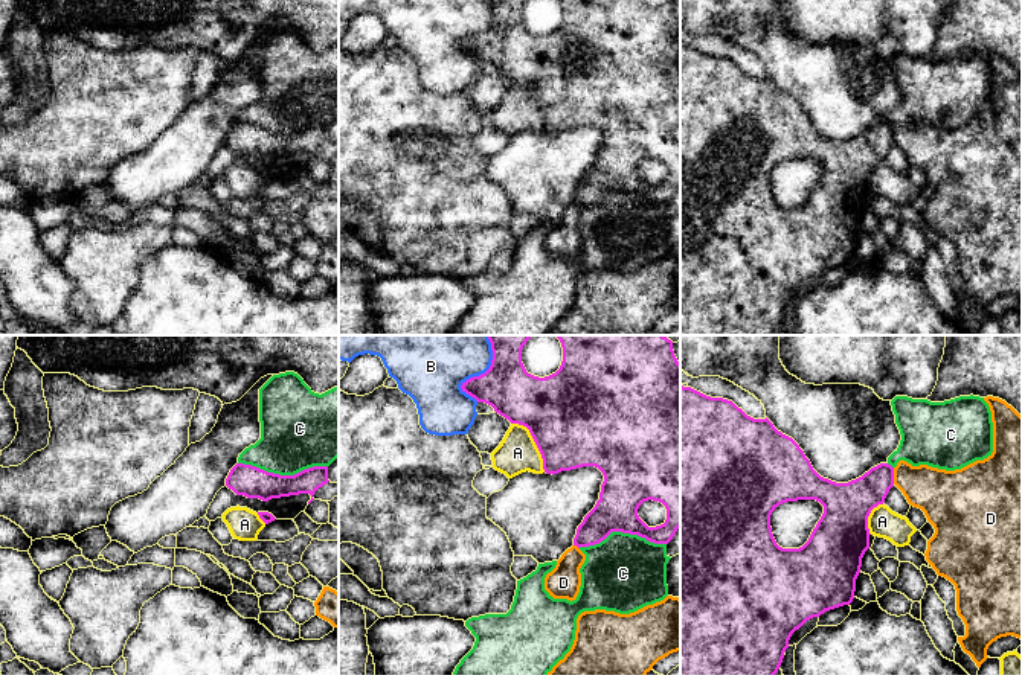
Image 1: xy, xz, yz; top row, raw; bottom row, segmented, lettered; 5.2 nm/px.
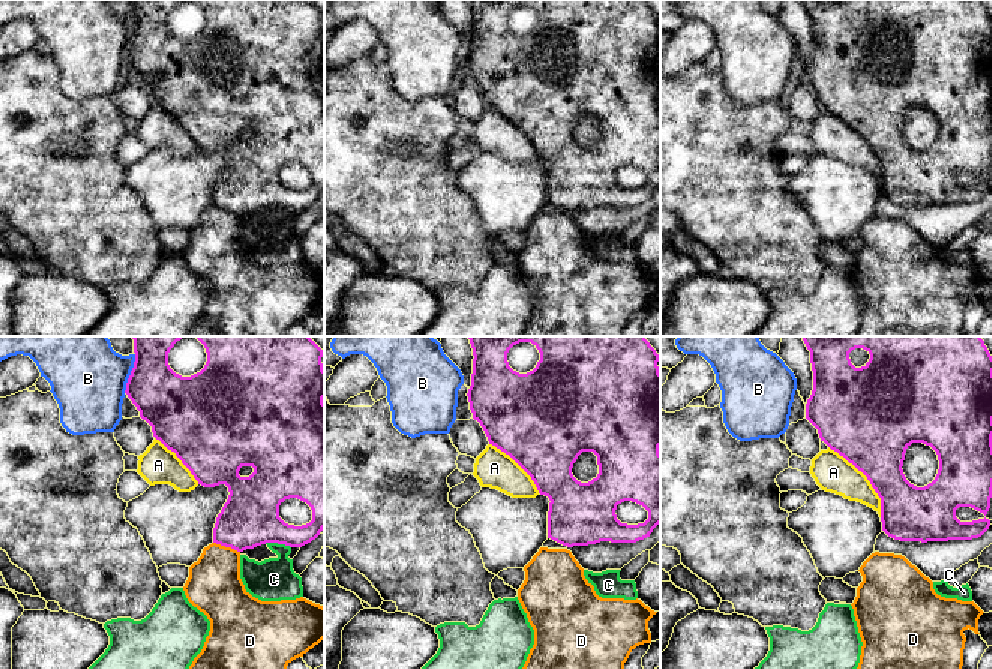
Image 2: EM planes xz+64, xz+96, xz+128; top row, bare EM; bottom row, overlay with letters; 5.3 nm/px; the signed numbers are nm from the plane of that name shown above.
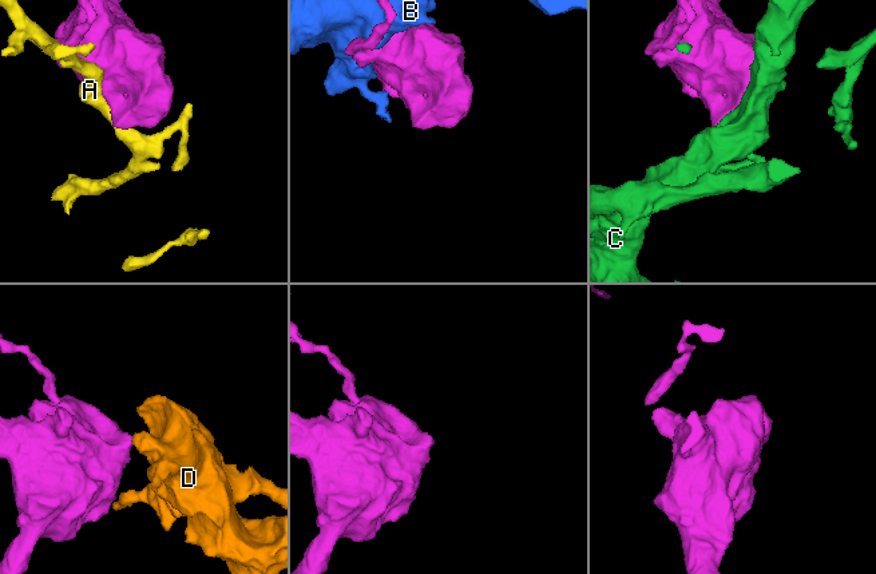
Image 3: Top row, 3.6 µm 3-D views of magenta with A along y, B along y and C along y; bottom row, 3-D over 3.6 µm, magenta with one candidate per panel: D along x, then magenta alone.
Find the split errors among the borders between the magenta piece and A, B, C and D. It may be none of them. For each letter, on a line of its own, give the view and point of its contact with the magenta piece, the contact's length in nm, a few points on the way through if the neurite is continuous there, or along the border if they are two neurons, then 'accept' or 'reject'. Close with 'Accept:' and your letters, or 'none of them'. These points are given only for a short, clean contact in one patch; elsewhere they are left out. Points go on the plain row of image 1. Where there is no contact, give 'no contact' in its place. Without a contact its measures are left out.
A: contact xz (534, 99); length 320 nm; reject
B: contact xz (479, 34); length 320 nm; reject
C: contact xy (282, 134); length 480 nm; reject
D: contact yz (893, 134); length 90 nm; border yz (893, 127), (894, 142); reject
Accept: none of them

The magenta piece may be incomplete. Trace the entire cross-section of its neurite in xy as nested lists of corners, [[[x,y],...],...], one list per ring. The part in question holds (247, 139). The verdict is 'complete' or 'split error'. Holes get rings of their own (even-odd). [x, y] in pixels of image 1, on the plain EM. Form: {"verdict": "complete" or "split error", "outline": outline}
{"verdict": "complete", "outline": [[[236,122],[226,137],[226,145],[236,154],[262,160],[310,152],[310,163],[314,151],[328,140],[328,125],[313,125],[294,134],[279,134],[252,123]]]}

